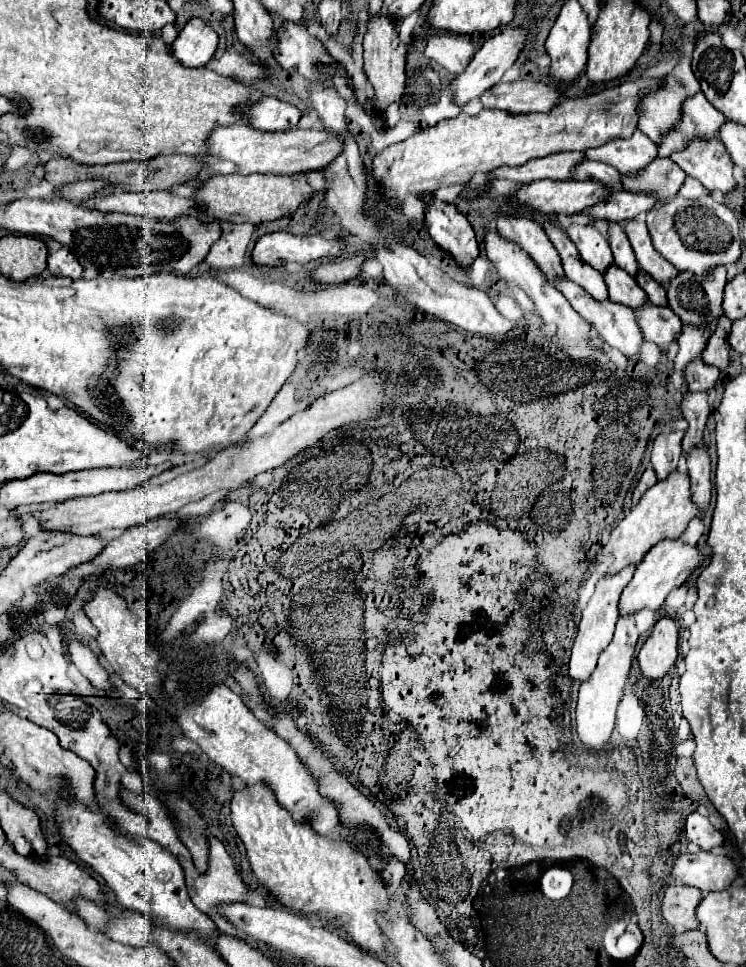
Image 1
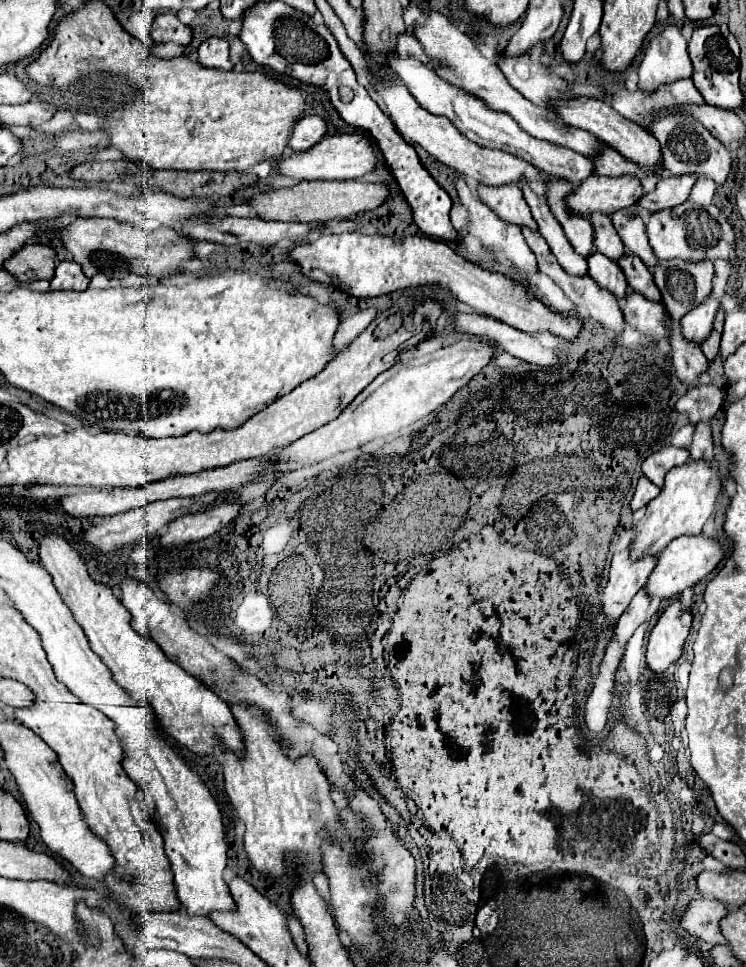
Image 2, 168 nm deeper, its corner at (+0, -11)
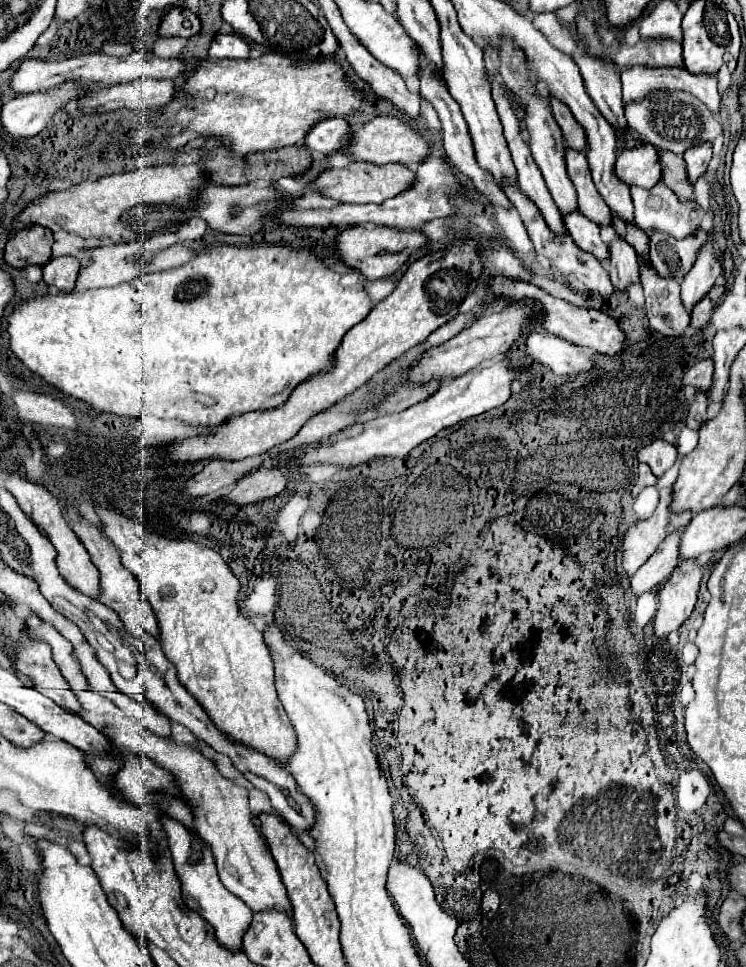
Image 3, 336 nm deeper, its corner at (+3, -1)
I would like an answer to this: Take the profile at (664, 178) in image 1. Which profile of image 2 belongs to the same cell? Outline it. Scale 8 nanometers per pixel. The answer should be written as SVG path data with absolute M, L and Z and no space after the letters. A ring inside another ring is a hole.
M603 147L603 151L599 151L599 155L595 155L593 165L595 165L593 175L619 177L619 175L625 175L625 173L631 173L631 175L635 175L635 177L639 177L639 179L649 177L647 173L641 171L641 167L633 165L631 161L625 161L625 159L623 159L615 149L611 149L611 147Z

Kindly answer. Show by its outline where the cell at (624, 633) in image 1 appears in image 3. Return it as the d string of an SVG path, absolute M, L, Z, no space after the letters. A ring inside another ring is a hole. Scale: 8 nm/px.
M680 529L666 537L656 549L656 553L636 571L636 575L630 579L630 589L634 597L640 597L646 591L652 591L656 585L660 585L664 579L672 575L672 569L678 563L678 541L680 541Z

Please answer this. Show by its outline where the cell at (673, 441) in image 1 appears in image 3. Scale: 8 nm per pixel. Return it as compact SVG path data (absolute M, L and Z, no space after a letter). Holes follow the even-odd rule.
M662 439L652 441L650 445L646 445L638 451L638 461L648 463L656 477L662 477L676 463L676 457L678 457L676 445L662 441Z

